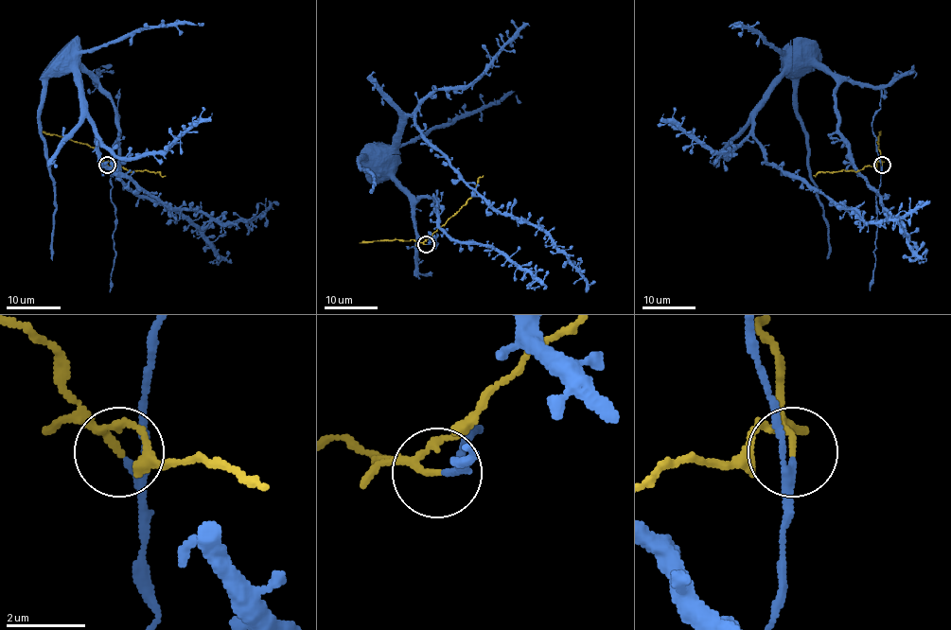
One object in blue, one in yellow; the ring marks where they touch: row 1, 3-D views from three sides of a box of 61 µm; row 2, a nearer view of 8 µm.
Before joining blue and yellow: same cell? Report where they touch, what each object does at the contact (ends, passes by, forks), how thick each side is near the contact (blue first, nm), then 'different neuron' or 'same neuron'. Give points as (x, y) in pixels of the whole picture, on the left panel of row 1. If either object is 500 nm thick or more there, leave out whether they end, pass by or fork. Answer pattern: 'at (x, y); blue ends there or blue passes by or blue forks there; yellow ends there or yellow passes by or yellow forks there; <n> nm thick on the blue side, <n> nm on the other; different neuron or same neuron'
at (107, 165); blue passes by; yellow passes by; 170 nm thick on the blue side, 120 nm on the other; different neuron

